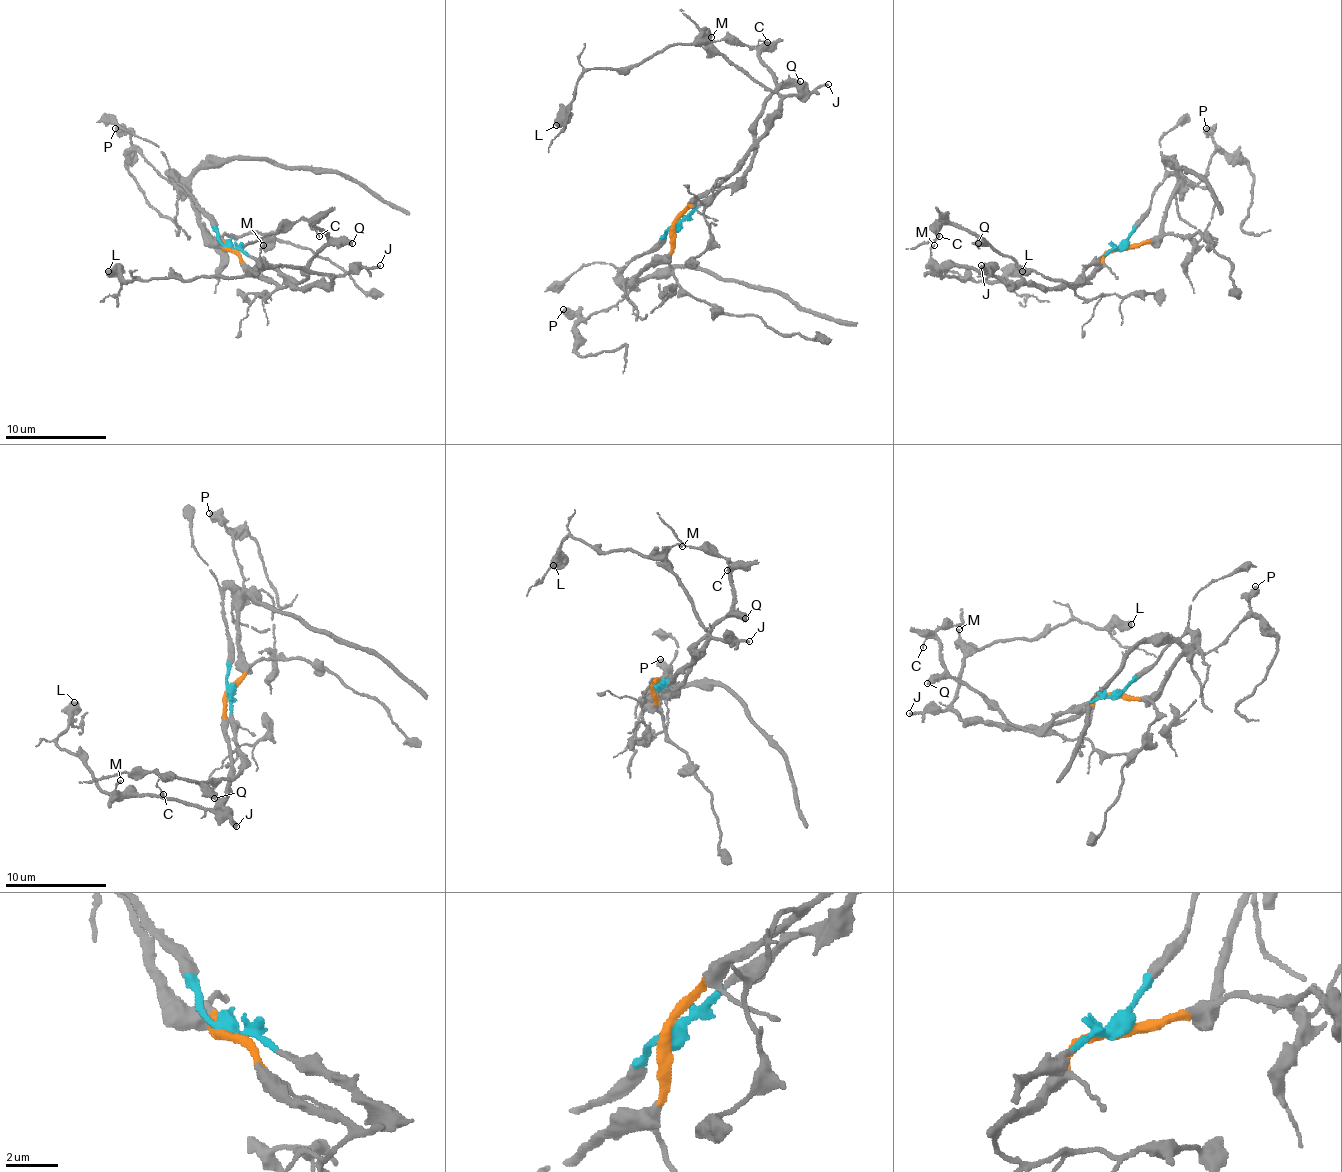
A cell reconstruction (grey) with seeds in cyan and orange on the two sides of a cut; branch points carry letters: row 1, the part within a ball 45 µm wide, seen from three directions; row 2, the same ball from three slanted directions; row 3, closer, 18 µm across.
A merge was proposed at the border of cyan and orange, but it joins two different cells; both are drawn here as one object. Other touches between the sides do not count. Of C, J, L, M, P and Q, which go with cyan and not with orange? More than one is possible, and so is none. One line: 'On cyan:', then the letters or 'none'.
On cyan: C, Q

